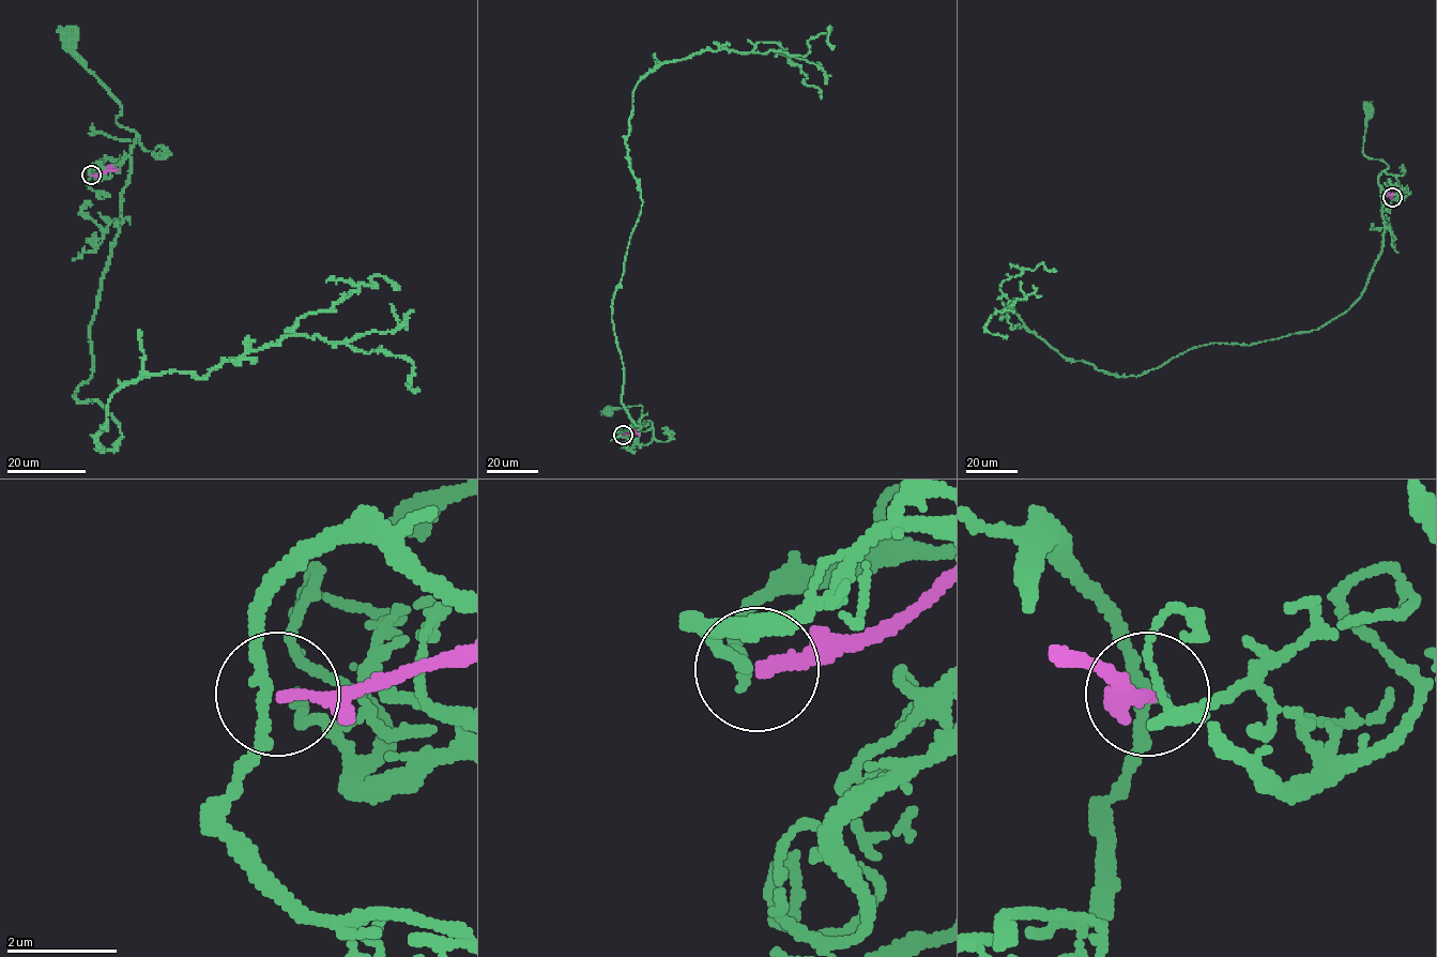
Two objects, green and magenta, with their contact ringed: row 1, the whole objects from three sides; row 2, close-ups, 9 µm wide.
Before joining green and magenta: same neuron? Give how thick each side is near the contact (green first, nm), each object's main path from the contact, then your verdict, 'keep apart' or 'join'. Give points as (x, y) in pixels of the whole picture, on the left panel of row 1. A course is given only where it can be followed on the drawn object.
220 nm thick on the green side, 200 nm on the other; green runs (91, 175), (93, 165), (108, 167), (121, 162), (136, 137), (117, 123), (121, 108), (87, 70), (72, 34); magenta runs (91, 175), (118, 168); keep apart

